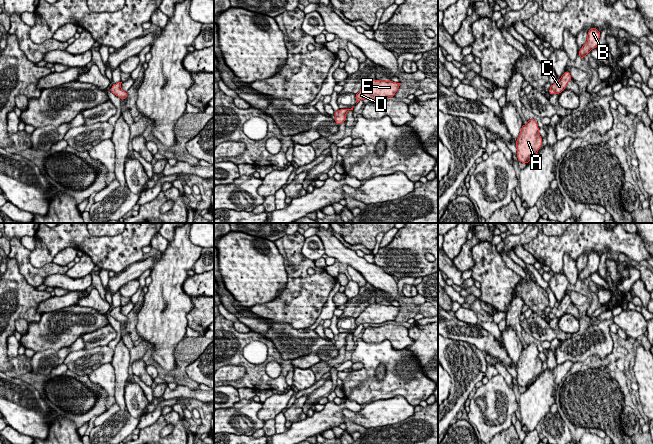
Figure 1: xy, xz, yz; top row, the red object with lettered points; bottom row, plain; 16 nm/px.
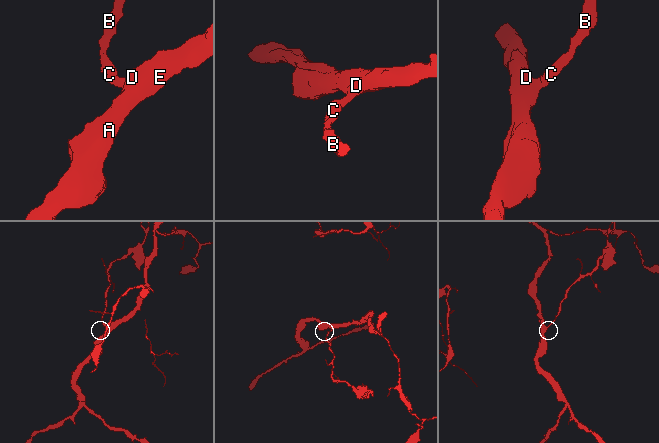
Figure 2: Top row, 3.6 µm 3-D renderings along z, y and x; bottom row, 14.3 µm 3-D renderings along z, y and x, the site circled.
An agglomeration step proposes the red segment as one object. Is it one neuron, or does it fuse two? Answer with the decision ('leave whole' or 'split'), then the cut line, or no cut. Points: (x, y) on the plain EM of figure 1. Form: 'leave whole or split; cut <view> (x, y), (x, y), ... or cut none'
leave whole; cut none

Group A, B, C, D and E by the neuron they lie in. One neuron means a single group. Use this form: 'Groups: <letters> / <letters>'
Groups: A B C D E

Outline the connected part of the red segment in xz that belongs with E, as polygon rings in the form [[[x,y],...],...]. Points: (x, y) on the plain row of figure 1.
[[[370,304],[355,319],[358,327],[364,323],[381,324],[388,321],[395,321],[401,307],[393,305]]]

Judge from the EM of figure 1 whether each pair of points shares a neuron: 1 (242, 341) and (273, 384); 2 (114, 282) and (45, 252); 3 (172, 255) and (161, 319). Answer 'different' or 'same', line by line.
1: same
2: different
3: same

